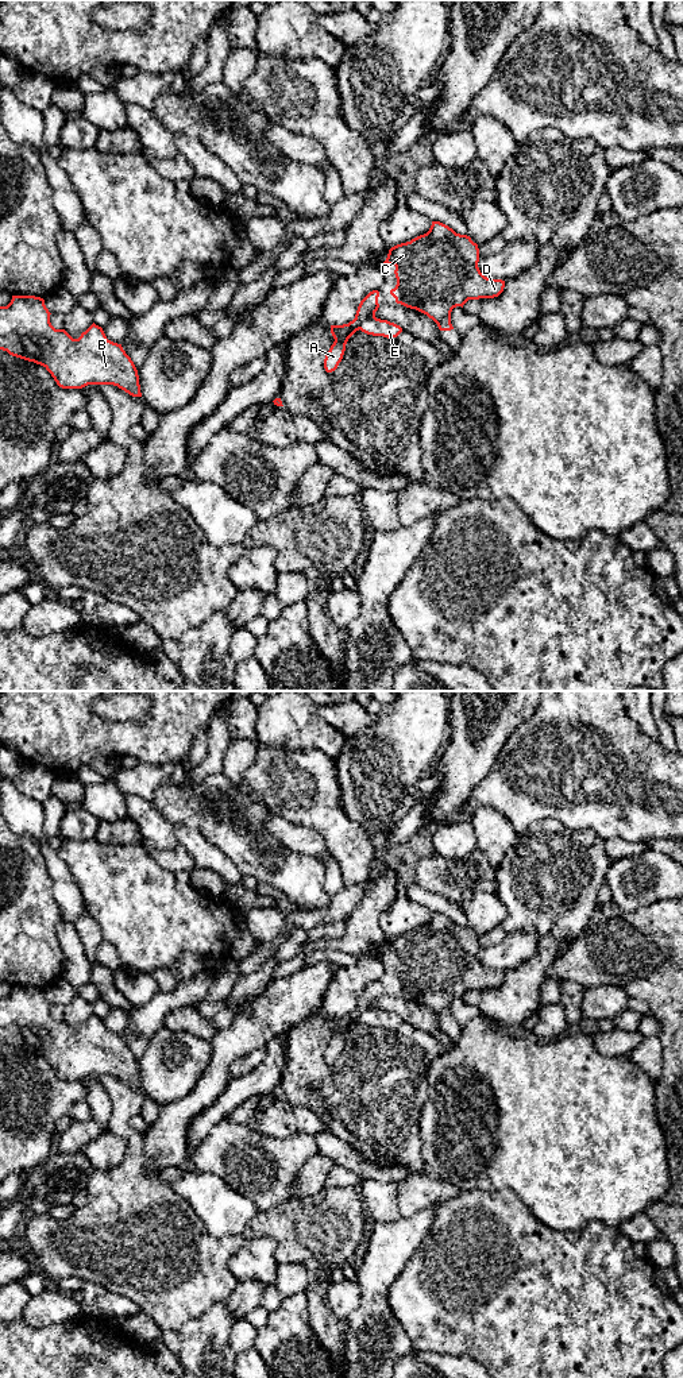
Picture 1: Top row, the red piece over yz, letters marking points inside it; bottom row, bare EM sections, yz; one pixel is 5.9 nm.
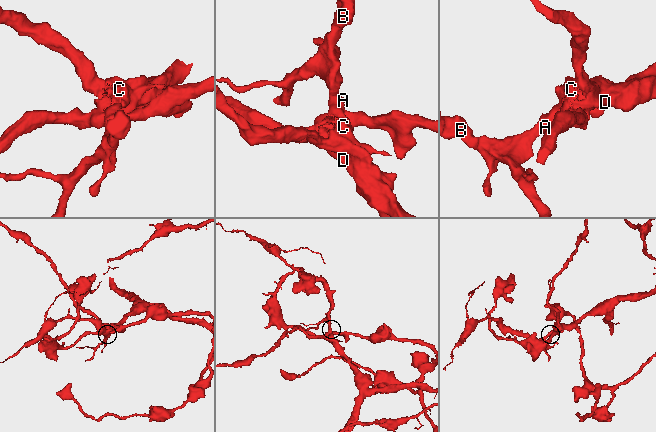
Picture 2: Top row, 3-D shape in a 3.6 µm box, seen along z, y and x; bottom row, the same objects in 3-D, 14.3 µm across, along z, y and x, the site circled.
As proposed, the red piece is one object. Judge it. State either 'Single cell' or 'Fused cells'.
Fused cells

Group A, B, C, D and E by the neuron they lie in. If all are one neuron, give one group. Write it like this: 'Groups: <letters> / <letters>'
Groups: A B C D / E

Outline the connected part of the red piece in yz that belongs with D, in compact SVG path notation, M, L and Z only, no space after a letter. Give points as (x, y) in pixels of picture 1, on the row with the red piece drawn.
M432 221L427 233L391 247L383 265L395 266L397 285L390 294L397 304L427 314L440 331L451 331L454 308L463 308L468 300L494 298L503 292L505 281L485 277L478 262L479 248L470 236L456 233L440 221Z

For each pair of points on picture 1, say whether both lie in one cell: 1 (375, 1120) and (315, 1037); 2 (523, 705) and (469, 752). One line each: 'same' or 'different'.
1: same
2: same

